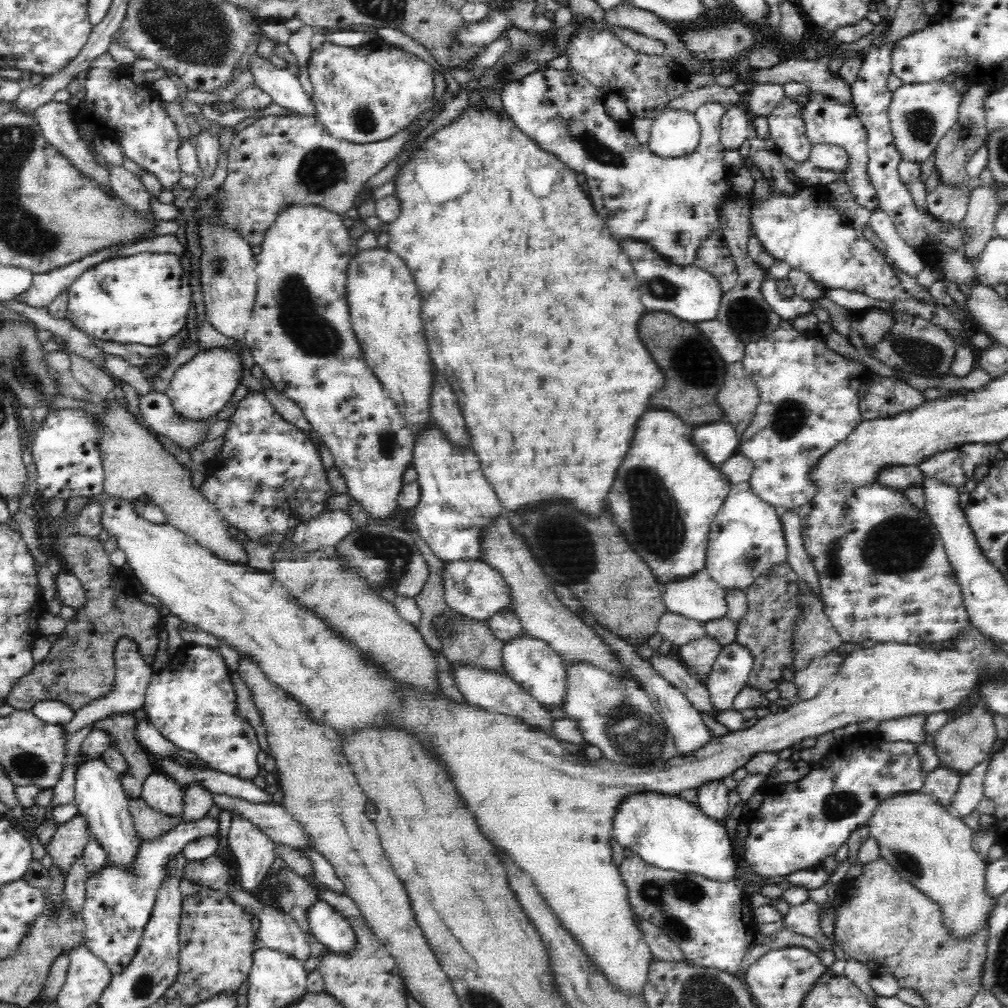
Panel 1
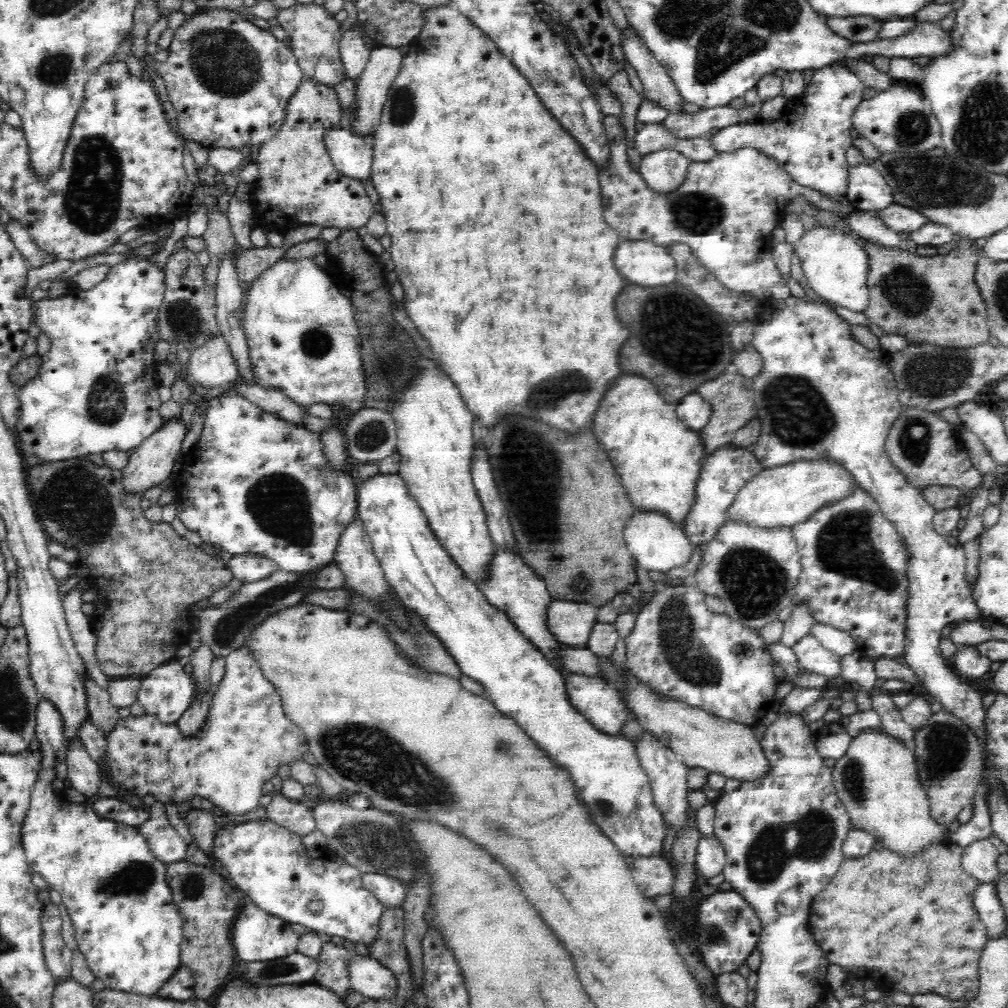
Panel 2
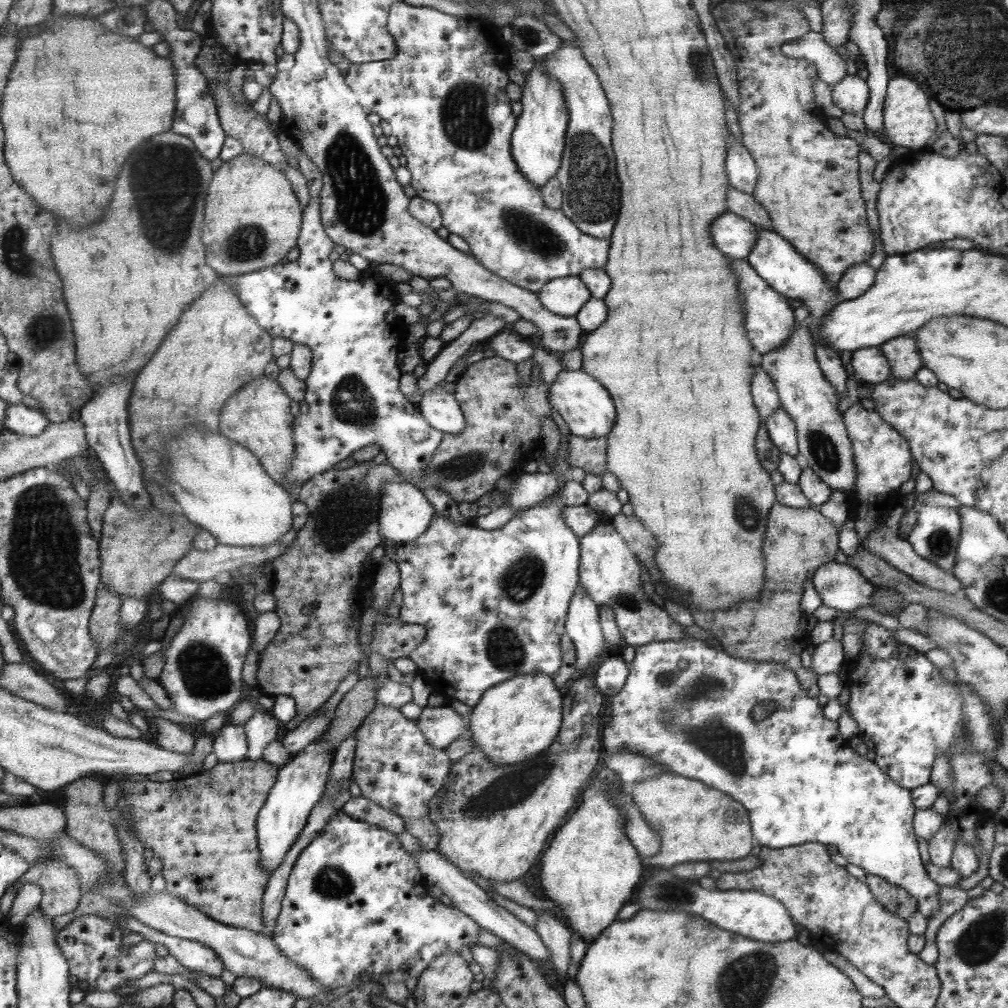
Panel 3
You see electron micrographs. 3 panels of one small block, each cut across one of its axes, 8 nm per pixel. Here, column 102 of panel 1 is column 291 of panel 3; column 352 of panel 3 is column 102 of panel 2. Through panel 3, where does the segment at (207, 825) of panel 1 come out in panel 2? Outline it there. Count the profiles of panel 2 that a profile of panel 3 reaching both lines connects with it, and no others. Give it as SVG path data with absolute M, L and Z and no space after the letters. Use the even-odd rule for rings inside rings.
M40 699L36 711L36 726L35 738L40 746L40 757L43 758L43 767L36 780L34 788L32 788L31 798L29 802L29 810L27 811L24 824L21 829L21 844L24 847L24 852L33 872L41 874L48 887L60 893L62 904L70 916L72 926L74 927L74 936L77 942L77 949L84 955L86 964L92 970L95 978L100 978L102 984L106 988L116 989L120 992L131 992L140 996L156 996L157 992L172 978L173 973L181 964L181 944L183 939L183 920L178 912L177 906L172 902L172 892L167 884L167 867L163 862L160 862L148 849L146 839L138 833L136 827L130 827L124 824L118 824L112 820L105 820L103 817L98 817L90 804L82 805L80 803L72 803L72 800L65 798L65 792L56 792L53 781L58 778L56 775L56 764L60 758L60 752L66 748L64 740L64 721L61 718L61 713L53 706L49 700Z

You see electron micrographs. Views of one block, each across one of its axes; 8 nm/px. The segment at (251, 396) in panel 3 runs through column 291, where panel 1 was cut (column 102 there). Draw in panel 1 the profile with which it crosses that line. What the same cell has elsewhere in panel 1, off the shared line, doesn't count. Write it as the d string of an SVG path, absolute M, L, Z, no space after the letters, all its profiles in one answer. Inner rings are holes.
M116 404L98 423L100 440L97 441L96 448L104 463L103 490L111 497L123 497L126 501L142 498L146 494L152 503L164 510L167 524L174 525L184 534L191 536L197 544L221 559L248 565L244 548L228 538L222 514L212 508L206 498L190 488L188 474L160 446L160 442L156 442L154 435L134 421L129 410L125 411Z

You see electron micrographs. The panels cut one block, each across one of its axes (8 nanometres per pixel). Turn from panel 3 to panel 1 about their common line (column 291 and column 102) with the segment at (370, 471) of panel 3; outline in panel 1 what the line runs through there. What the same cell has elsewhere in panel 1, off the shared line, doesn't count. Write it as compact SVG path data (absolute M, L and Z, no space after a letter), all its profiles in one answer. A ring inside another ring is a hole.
M62 527L57 532L54 548L60 554L59 558L64 560L67 572L79 580L85 603L65 622L62 632L51 642L46 657L34 663L28 674L12 684L5 704L28 711L39 700L57 700L75 713L96 700L106 698L106 693L112 690L115 681L114 650L118 640L133 640L146 664L153 664L160 644L160 616L164 611L138 597L135 585L126 580L126 574L122 574L120 567L112 565L110 554L98 535L70 533ZM134 712L110 713L99 720L93 728L106 731L113 736L114 748L123 754L127 761L129 772L120 776L121 784L124 788L127 799L140 798L143 790L143 784L154 769L148 761L147 752L136 740L136 726L138 718Z

